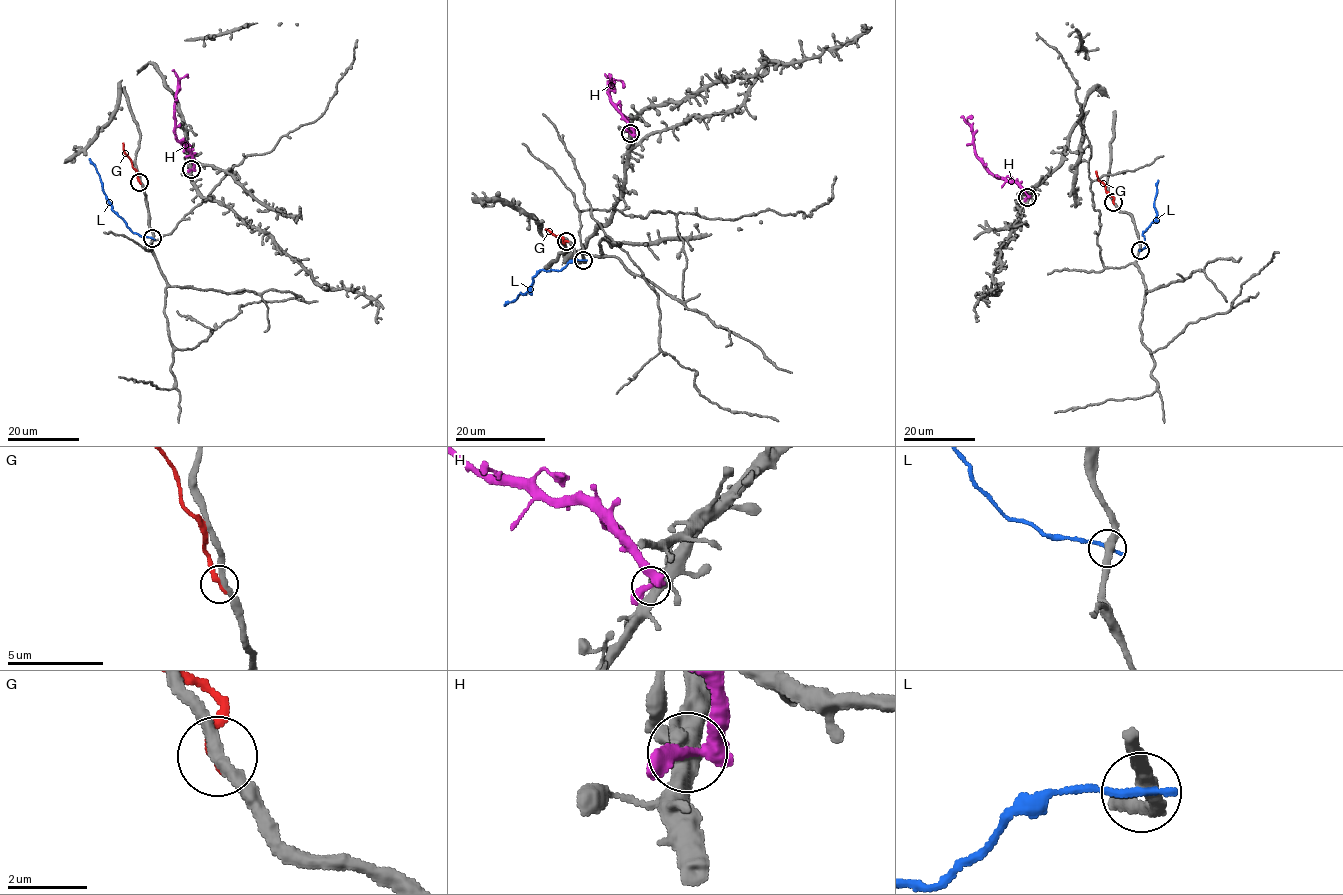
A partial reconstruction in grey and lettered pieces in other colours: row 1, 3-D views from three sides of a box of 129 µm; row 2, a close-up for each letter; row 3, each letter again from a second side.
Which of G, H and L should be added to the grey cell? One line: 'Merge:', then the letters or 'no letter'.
Merge: no letter

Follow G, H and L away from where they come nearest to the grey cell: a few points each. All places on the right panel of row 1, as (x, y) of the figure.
G: (1113, 203), (1095, 171)
H: (1028, 197), (1014, 182), (999, 179), (991, 173), (976, 153), (971, 127), (961, 117)
L: (1139, 251), (1146, 247), (1143, 233), (1157, 216), (1154, 201), (1158, 180)

